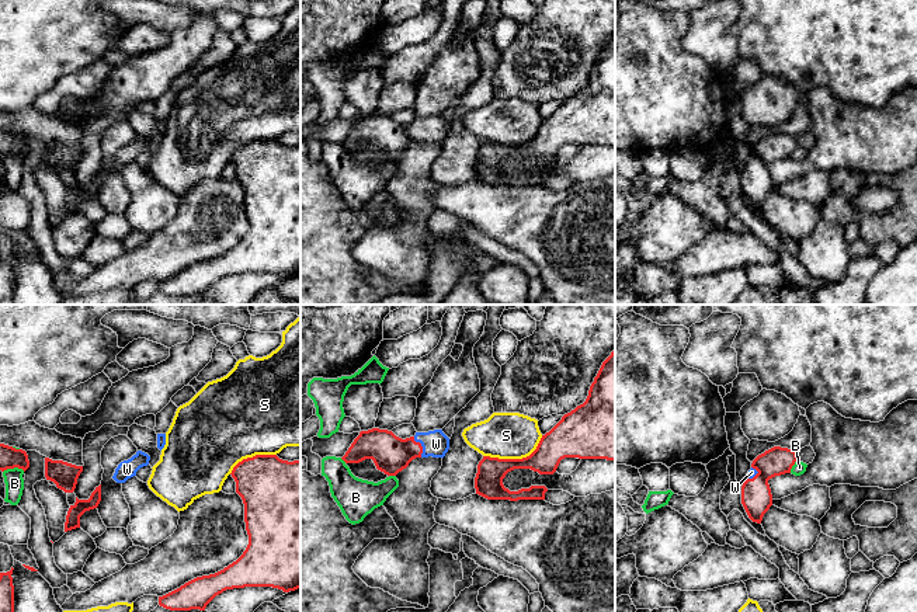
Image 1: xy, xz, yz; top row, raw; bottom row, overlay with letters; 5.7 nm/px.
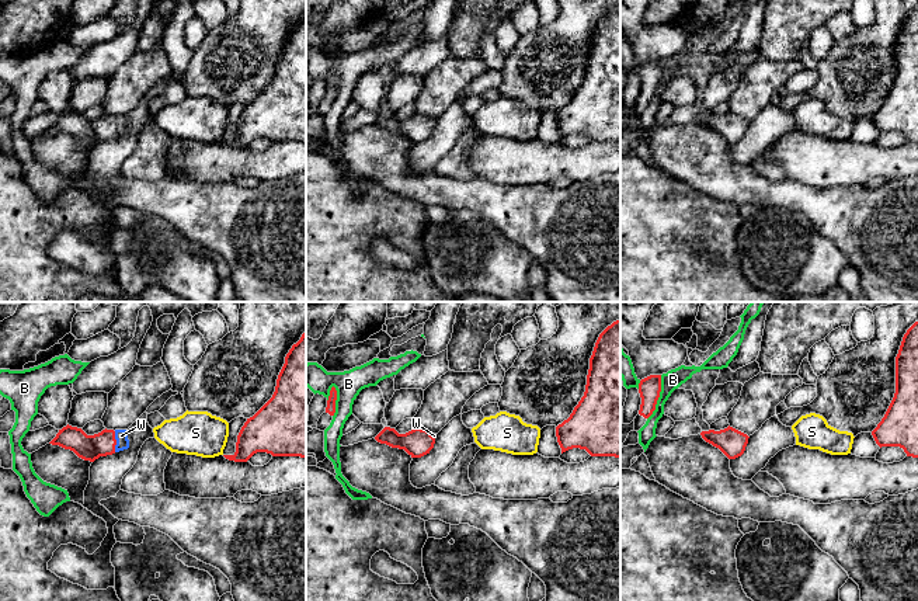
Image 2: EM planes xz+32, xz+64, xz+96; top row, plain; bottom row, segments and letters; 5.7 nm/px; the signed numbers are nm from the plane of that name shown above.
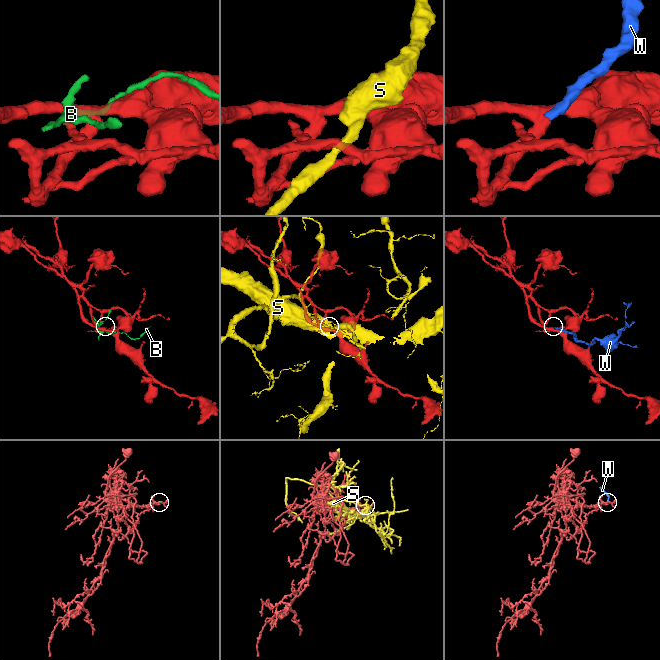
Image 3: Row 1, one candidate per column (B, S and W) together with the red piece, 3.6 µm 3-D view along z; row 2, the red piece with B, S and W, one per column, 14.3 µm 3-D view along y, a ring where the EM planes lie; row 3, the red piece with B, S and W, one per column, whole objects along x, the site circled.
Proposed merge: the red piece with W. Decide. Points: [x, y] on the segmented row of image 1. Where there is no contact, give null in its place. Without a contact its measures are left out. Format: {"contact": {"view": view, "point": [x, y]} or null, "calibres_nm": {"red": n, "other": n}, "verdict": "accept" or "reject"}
{"contact": {"view": "xz", "point": [421, 447]}, "calibres_nm": {"red": 220, "other": 150}, "verdict": "accept"}

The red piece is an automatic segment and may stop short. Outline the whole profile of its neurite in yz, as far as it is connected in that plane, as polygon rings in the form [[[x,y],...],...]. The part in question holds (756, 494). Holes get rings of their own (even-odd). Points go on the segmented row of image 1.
[[[774,446],[753,460],[747,480],[741,486],[741,504],[753,522],[761,524],[764,514],[772,505],[768,480],[791,473],[796,460],[795,451],[781,446]]]

